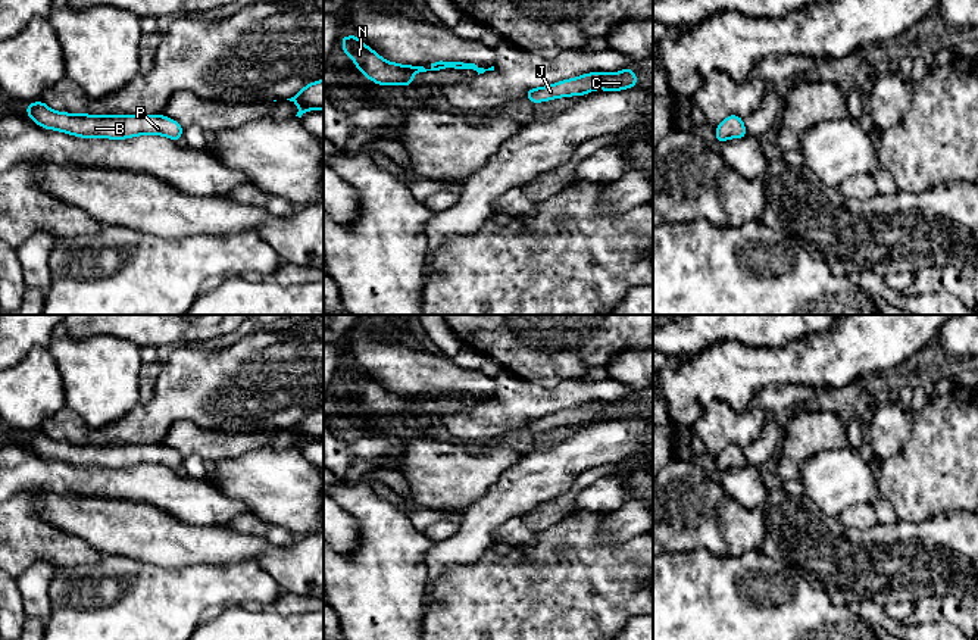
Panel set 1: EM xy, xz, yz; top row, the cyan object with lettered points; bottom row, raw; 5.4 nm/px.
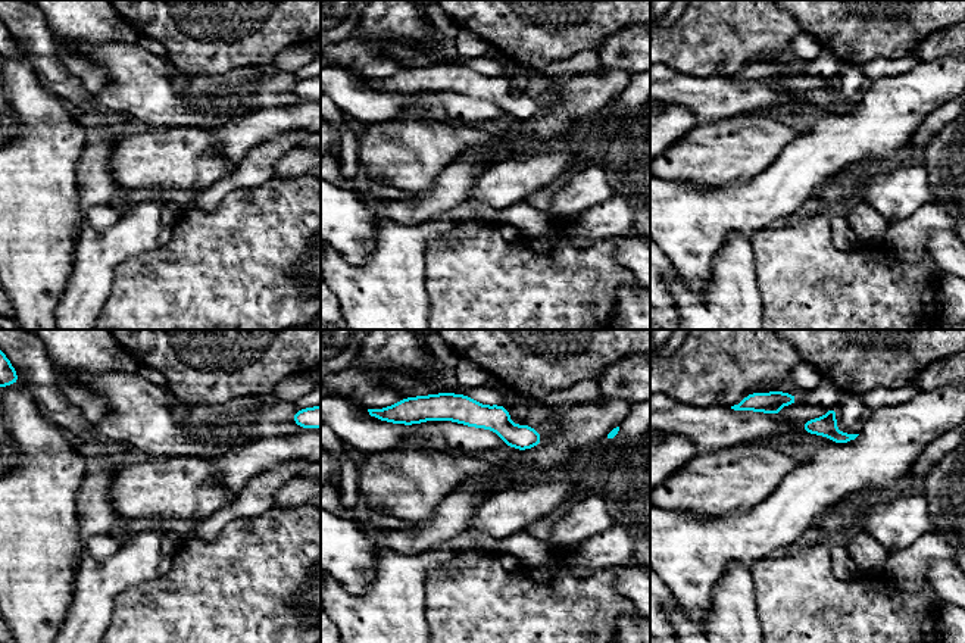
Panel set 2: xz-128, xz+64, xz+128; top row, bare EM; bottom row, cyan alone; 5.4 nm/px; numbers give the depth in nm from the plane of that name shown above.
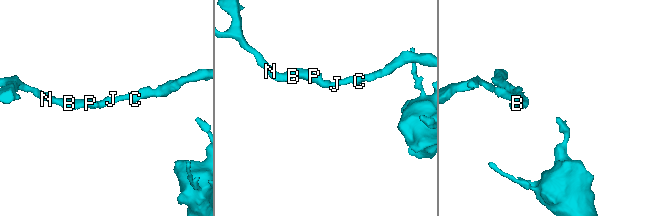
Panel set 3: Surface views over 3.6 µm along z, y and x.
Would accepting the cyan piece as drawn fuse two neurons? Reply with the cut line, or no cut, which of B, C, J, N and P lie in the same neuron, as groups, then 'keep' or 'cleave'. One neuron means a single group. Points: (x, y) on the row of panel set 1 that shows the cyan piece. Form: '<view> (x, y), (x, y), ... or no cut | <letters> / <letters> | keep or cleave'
no cut | B C J N P | keep

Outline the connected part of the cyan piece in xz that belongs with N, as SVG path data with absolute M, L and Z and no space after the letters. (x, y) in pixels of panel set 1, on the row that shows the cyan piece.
M341 34L343 51L354 62L362 75L369 78L378 85L409 85L412 88L412 79L415 74L426 71L440 71L446 68L453 69L474 69L479 74L485 71L494 71L494 66L484 69L475 63L468 62L446 62L437 60L431 63L429 69L424 66L400 65L388 62L381 57L375 50L369 49L359 37Z

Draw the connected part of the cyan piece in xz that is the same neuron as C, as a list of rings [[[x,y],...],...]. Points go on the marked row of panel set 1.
[[[625,68],[621,72],[590,72],[547,87],[529,88],[525,99],[532,103],[540,103],[569,96],[581,97],[594,90],[621,91],[635,85],[635,72],[631,68]]]

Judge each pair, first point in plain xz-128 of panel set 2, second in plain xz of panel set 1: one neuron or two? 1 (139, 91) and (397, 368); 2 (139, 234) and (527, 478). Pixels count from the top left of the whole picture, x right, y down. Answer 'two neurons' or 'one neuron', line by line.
1: one neuron
2: one neuron

